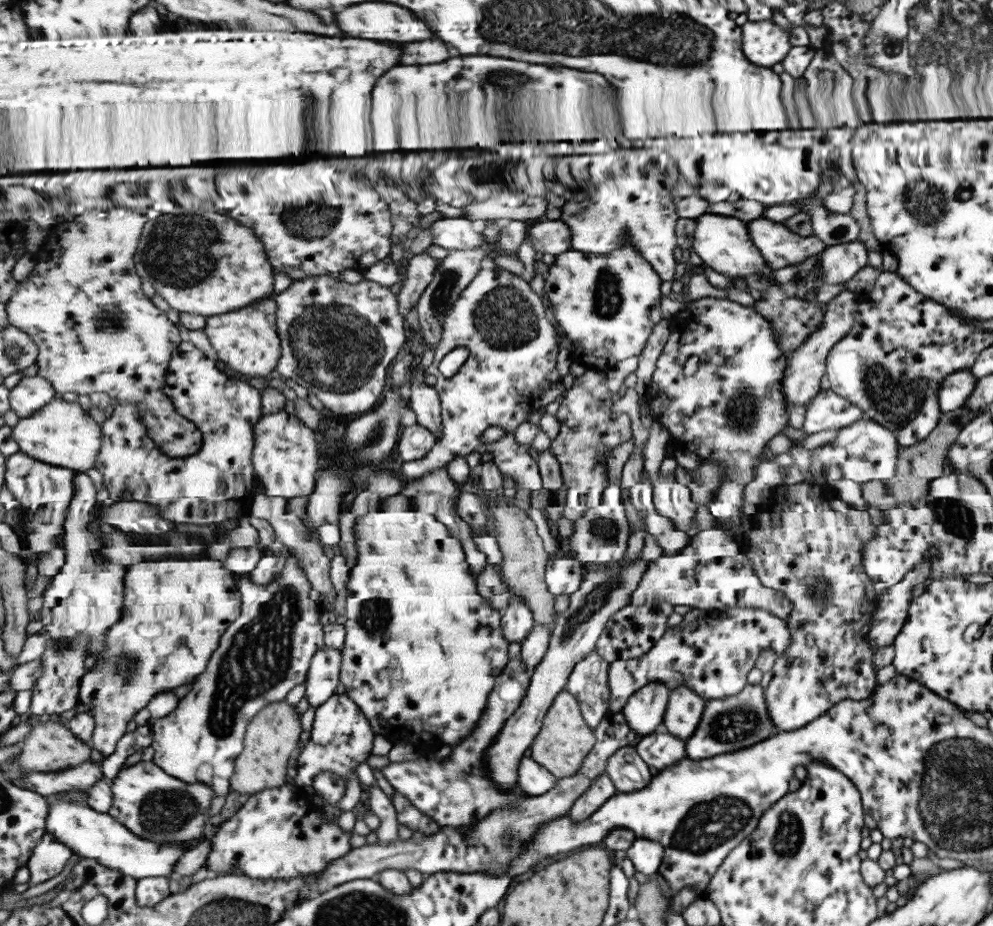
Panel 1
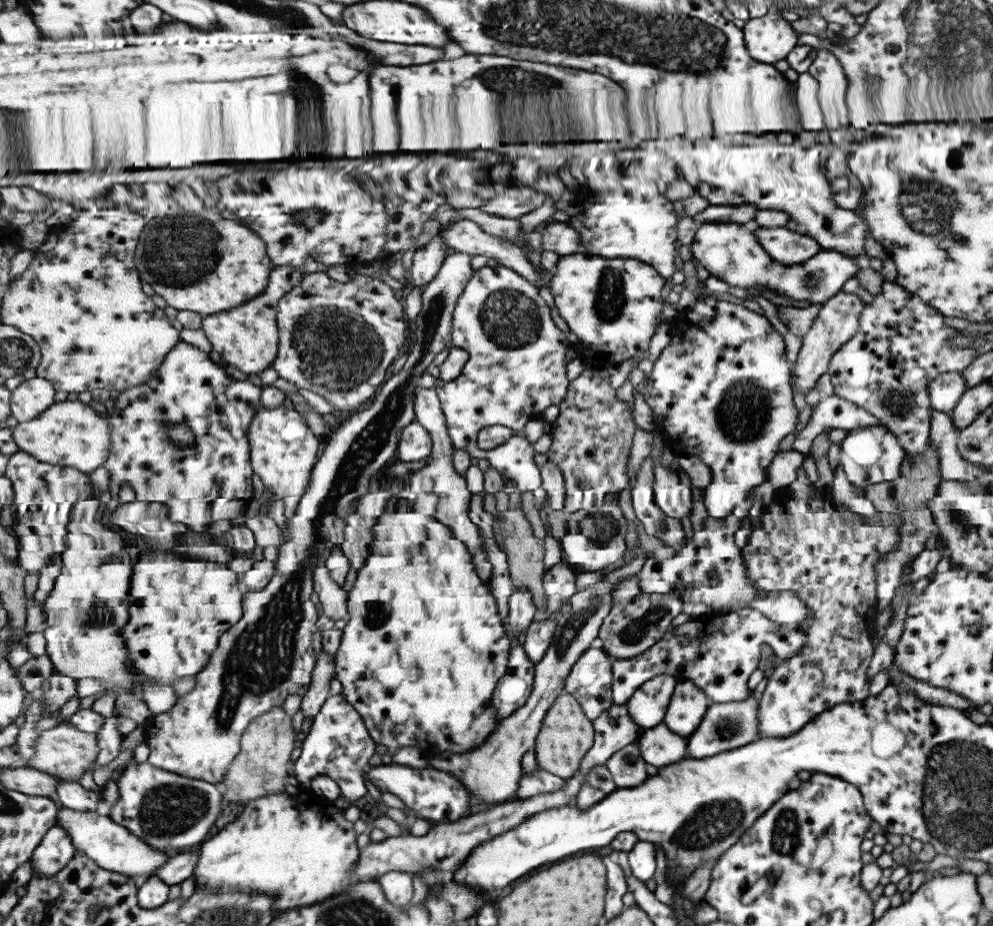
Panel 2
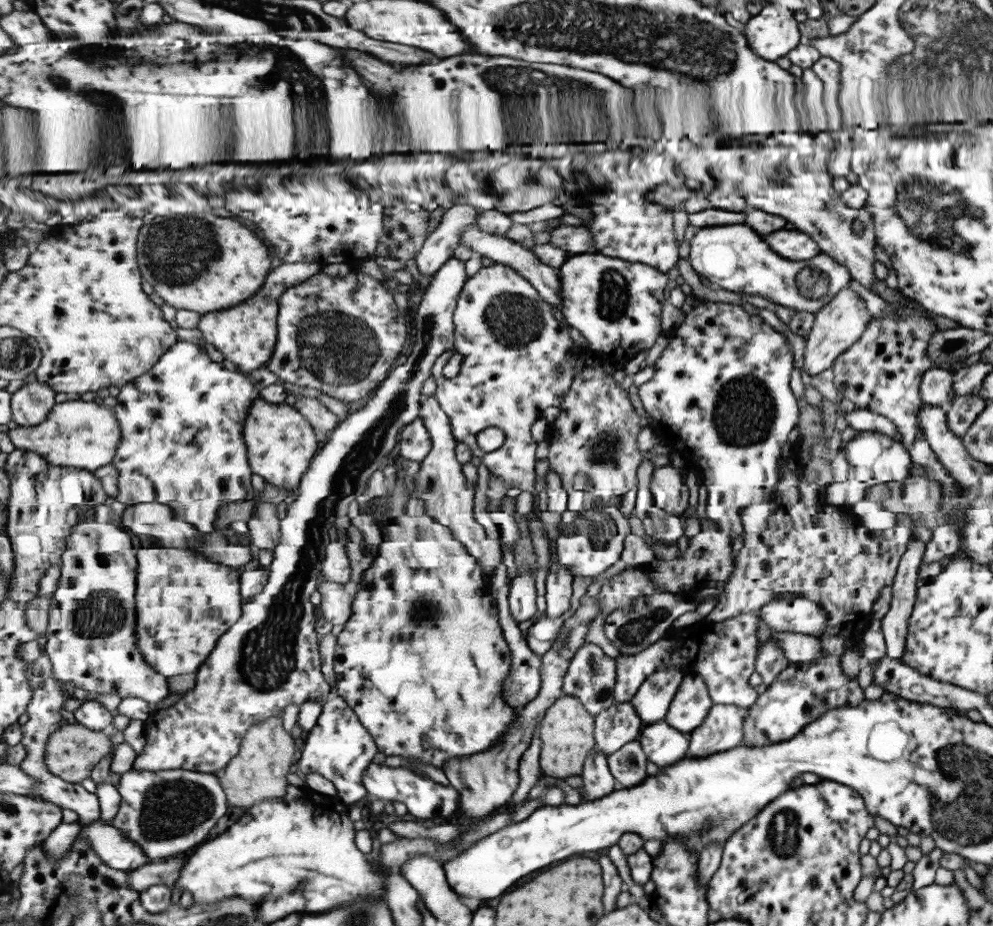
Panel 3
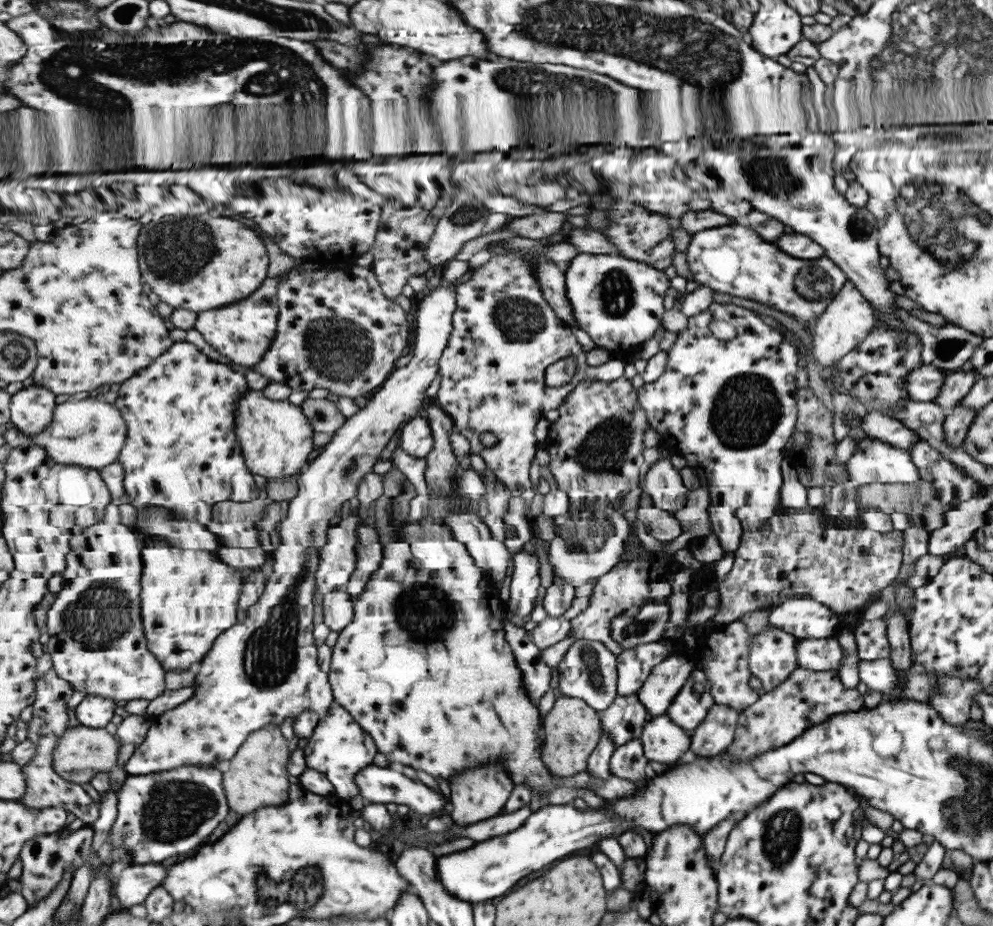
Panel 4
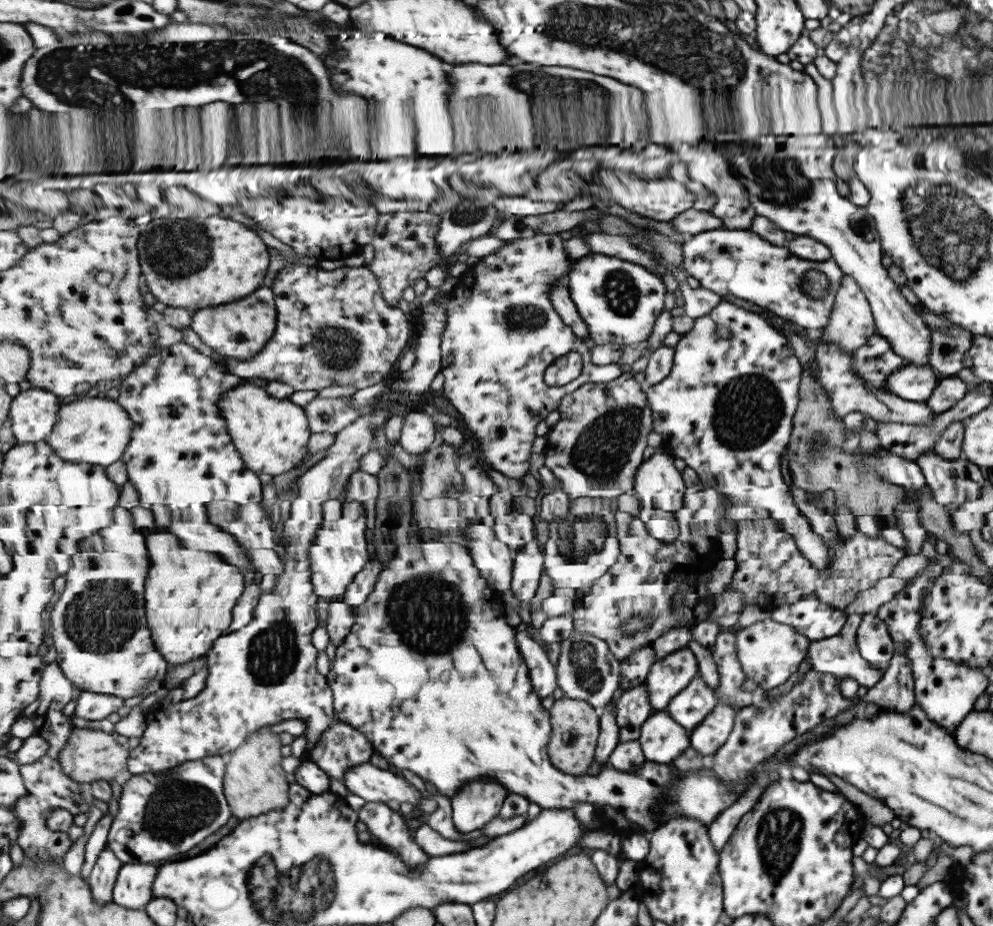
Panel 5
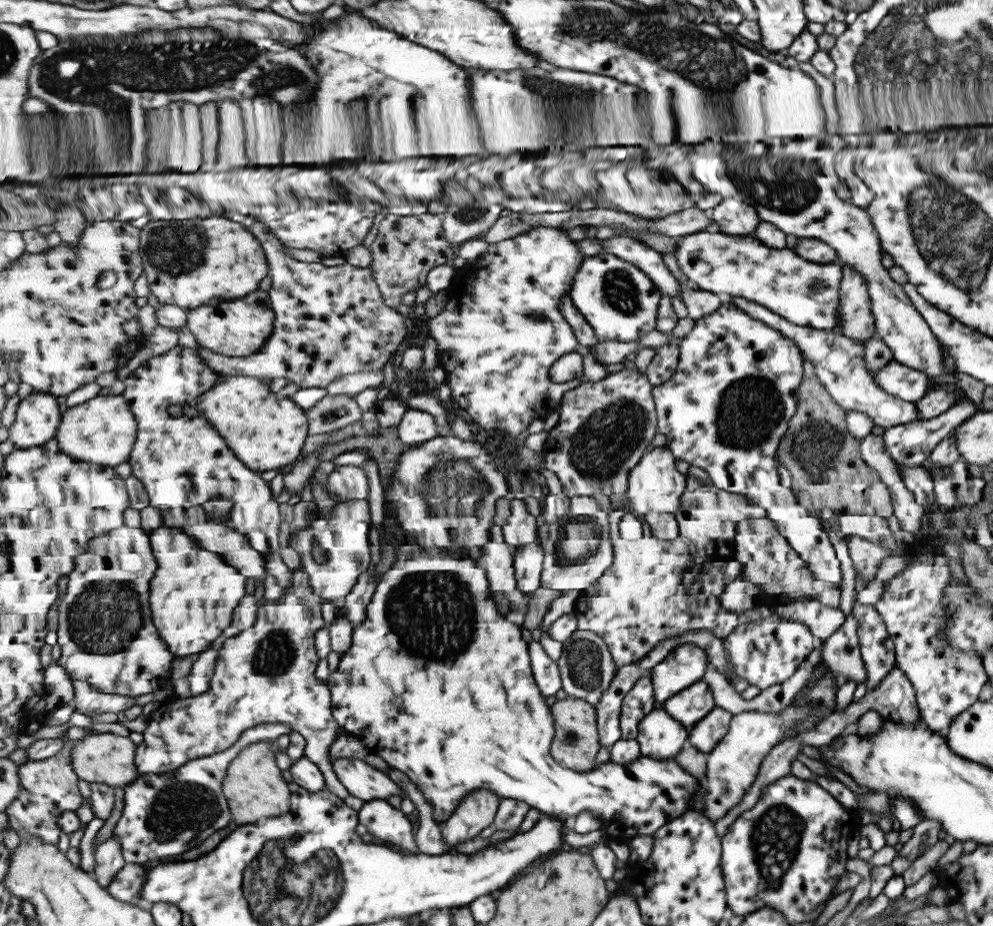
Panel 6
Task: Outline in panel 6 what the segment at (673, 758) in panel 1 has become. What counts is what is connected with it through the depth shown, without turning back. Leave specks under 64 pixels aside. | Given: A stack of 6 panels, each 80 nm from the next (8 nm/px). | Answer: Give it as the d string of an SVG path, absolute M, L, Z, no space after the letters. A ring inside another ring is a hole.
M656 707L641 721L637 740L643 756L665 760L681 750L686 738L685 728Z

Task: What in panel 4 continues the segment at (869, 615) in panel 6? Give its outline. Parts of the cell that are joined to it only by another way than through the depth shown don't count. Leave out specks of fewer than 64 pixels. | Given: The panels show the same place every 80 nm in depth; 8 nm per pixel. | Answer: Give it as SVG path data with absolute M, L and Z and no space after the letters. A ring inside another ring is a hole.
M881 618L861 621L853 630L857 657L861 661L875 661L889 658L889 642L886 636L886 623Z

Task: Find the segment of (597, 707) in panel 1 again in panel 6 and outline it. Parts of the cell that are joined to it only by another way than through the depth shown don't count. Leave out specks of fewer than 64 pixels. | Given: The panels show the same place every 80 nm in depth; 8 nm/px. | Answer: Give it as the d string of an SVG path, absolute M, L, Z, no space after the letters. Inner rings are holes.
M577 629L563 645L558 664L563 678L564 692L569 698L583 699L597 708L601 698L611 688L612 678L617 677L618 667L609 651L608 644L596 632Z

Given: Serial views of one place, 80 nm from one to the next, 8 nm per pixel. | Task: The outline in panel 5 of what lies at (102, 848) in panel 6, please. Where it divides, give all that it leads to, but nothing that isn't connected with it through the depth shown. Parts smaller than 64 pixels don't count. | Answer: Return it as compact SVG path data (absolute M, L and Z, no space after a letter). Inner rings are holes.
M107 846L95 863L89 883L96 902L114 902L114 888L124 862Z

